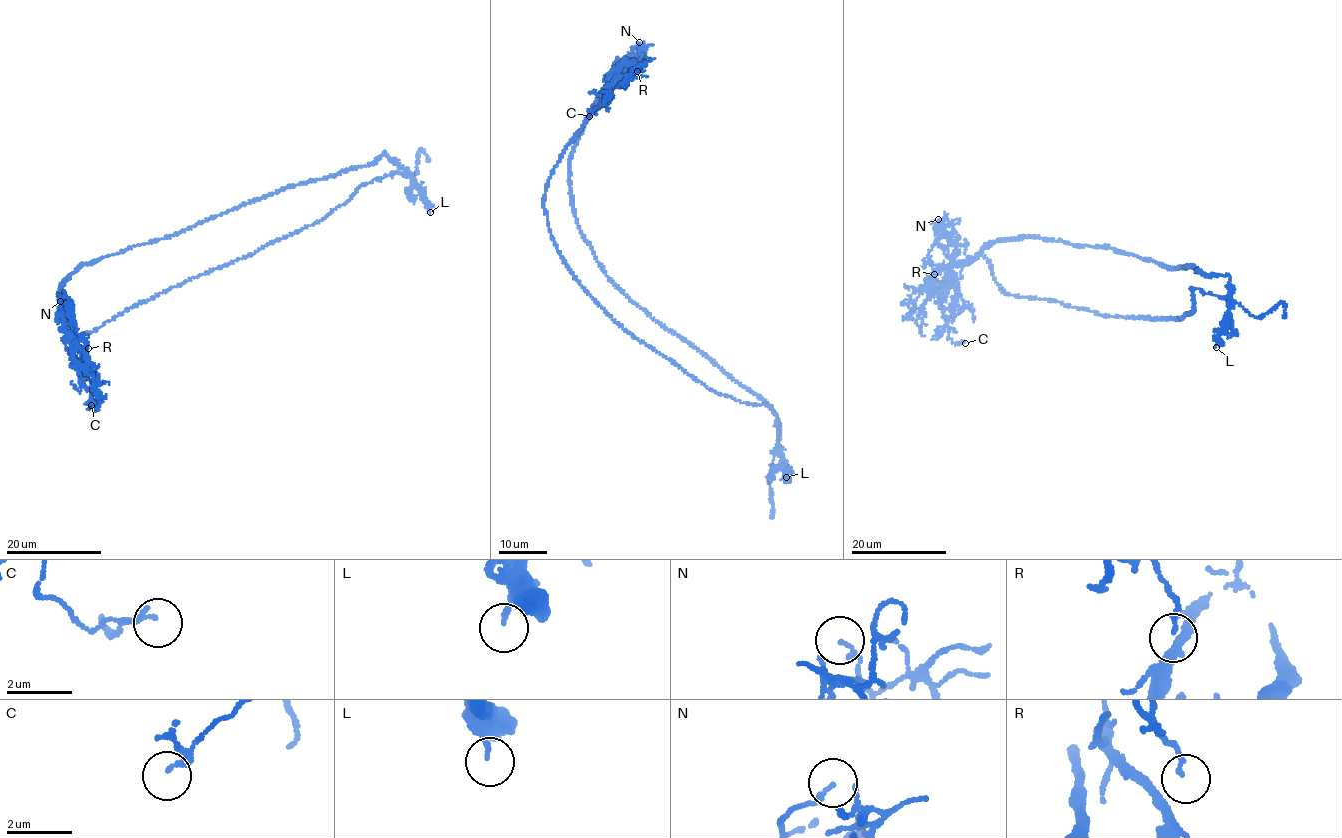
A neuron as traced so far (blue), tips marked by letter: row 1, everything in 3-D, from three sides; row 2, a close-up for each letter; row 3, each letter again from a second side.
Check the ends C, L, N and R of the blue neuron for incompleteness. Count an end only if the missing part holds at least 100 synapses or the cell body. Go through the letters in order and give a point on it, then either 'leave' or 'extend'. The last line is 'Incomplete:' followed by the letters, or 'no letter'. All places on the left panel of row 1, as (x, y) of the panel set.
C: place (91, 405); leave
L: place (430, 212); leave
N: place (60, 301); leave
R: place (88, 348); leave
Incomplete: no letter

